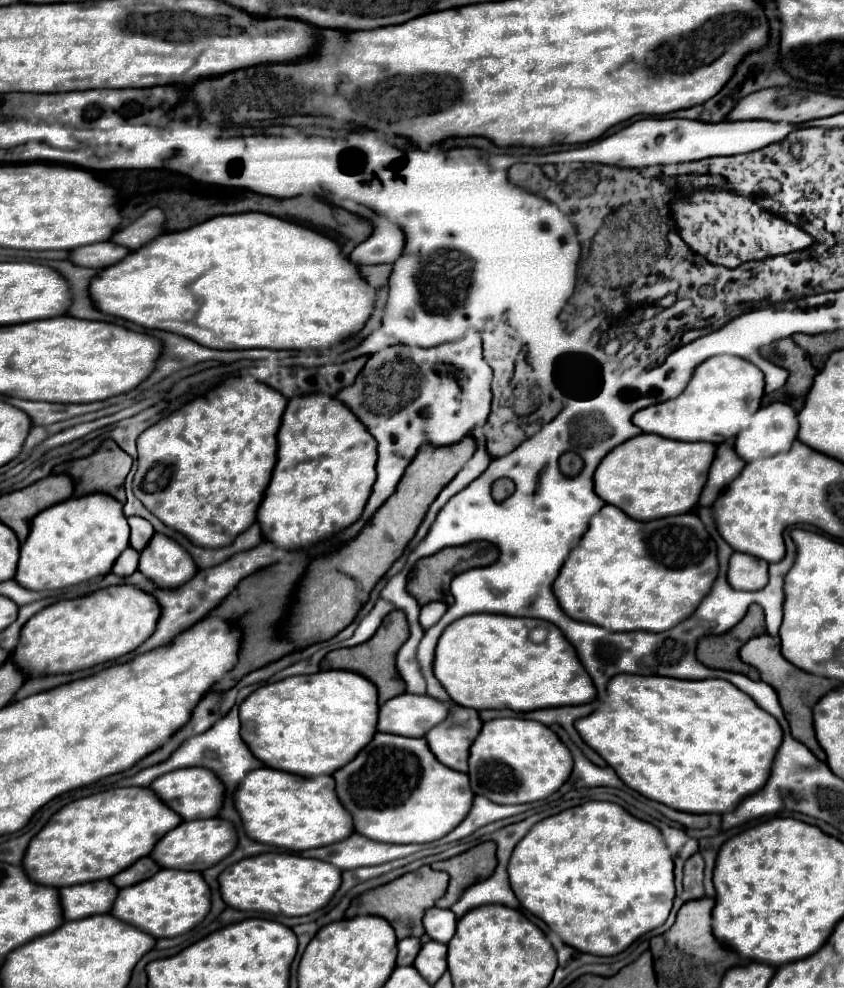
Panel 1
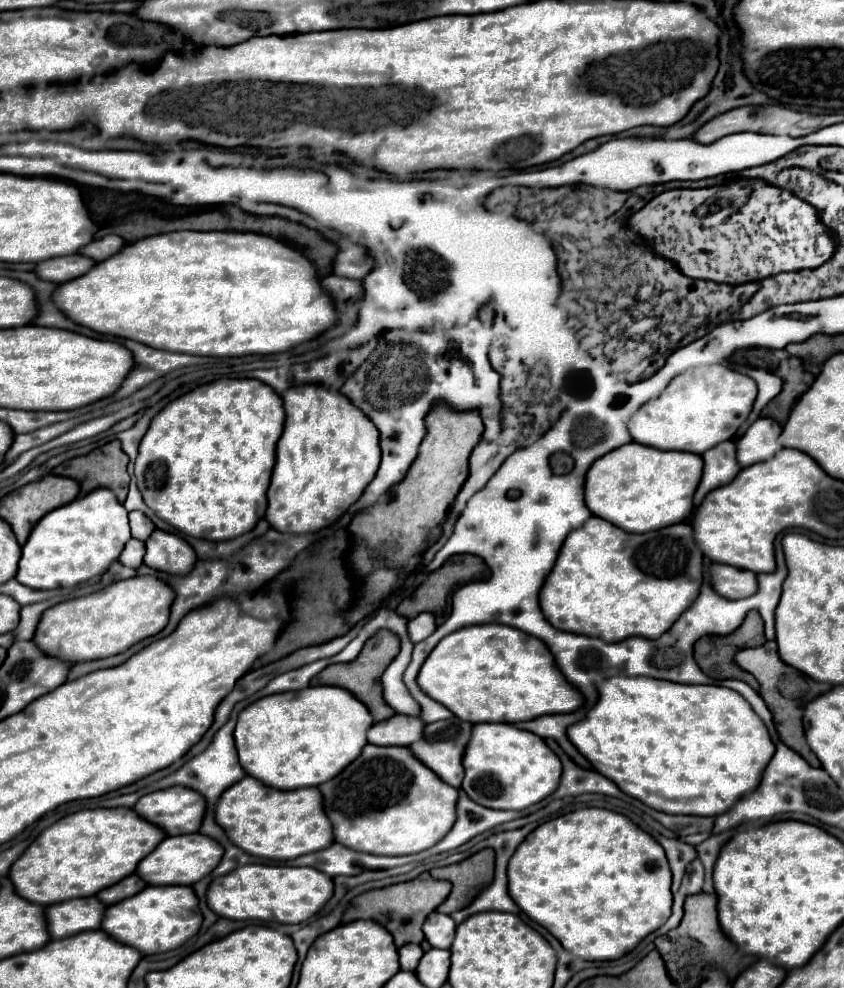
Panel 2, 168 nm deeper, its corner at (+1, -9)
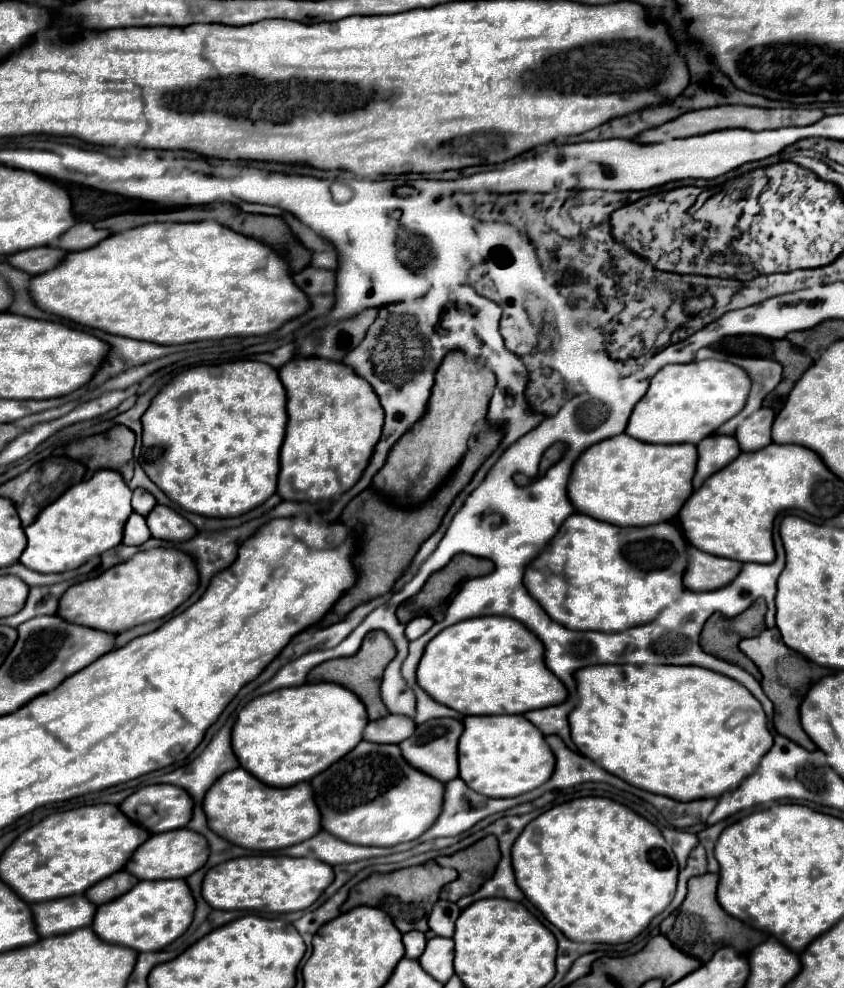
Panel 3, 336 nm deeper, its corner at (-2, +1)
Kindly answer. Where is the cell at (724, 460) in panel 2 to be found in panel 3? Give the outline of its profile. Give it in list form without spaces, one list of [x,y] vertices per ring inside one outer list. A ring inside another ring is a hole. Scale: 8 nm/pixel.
[[[711,435],[705,437],[697,445],[697,471],[693,477],[693,487],[699,489],[703,481],[711,475],[723,469],[723,465],[729,465],[737,455],[741,453],[739,443],[731,435]]]

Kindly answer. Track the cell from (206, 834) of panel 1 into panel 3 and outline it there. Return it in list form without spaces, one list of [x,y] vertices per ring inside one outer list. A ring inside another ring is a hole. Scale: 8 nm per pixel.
[[[175,829],[171,833],[151,835],[125,865],[125,871],[135,875],[141,881],[157,881],[157,879],[187,879],[191,873],[201,869],[209,857],[207,839],[191,829]]]

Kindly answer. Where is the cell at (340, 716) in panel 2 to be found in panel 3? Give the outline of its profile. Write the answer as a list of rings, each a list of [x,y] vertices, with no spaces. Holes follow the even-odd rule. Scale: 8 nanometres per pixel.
[[[315,683],[301,687],[287,687],[249,701],[237,715],[233,725],[233,753],[243,769],[253,777],[273,787],[287,787],[309,781],[315,773],[331,767],[339,757],[347,755],[361,741],[363,729],[369,723],[365,705],[349,689],[335,683]]]

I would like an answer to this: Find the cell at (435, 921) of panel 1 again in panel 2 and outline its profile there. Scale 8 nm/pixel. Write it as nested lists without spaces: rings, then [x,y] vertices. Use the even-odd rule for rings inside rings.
[[[438,911],[428,915],[428,919],[424,923],[426,941],[436,949],[450,949],[454,931],[456,931],[456,923],[452,921],[452,917],[438,913]]]

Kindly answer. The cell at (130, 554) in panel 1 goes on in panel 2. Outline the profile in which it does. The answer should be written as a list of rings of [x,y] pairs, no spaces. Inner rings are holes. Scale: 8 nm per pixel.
[[[130,539],[122,551],[122,555],[118,557],[118,561],[124,567],[130,569],[138,569],[142,565],[142,557],[144,557],[144,543],[140,543],[138,539]]]

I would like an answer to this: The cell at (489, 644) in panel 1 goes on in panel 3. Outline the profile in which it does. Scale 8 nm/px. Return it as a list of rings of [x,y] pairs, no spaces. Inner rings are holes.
[[[475,617],[443,629],[431,643],[417,667],[419,687],[437,703],[447,705],[461,715],[519,715],[559,703],[537,703],[537,699],[567,699],[565,685],[543,665],[543,645],[519,621],[511,617]]]

